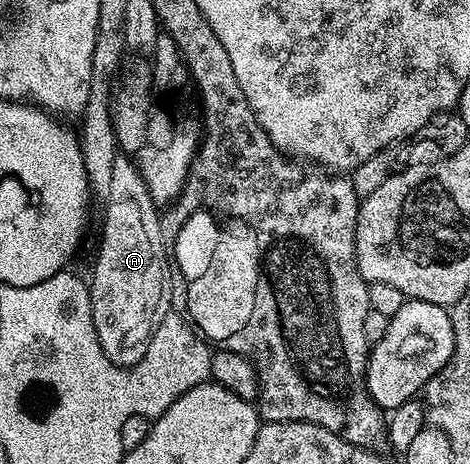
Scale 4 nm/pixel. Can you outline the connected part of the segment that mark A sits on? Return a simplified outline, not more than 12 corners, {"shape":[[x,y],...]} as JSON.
{"shape":[[115,158],[88,282],[105,355],[129,369],[174,308],[158,204]]}

